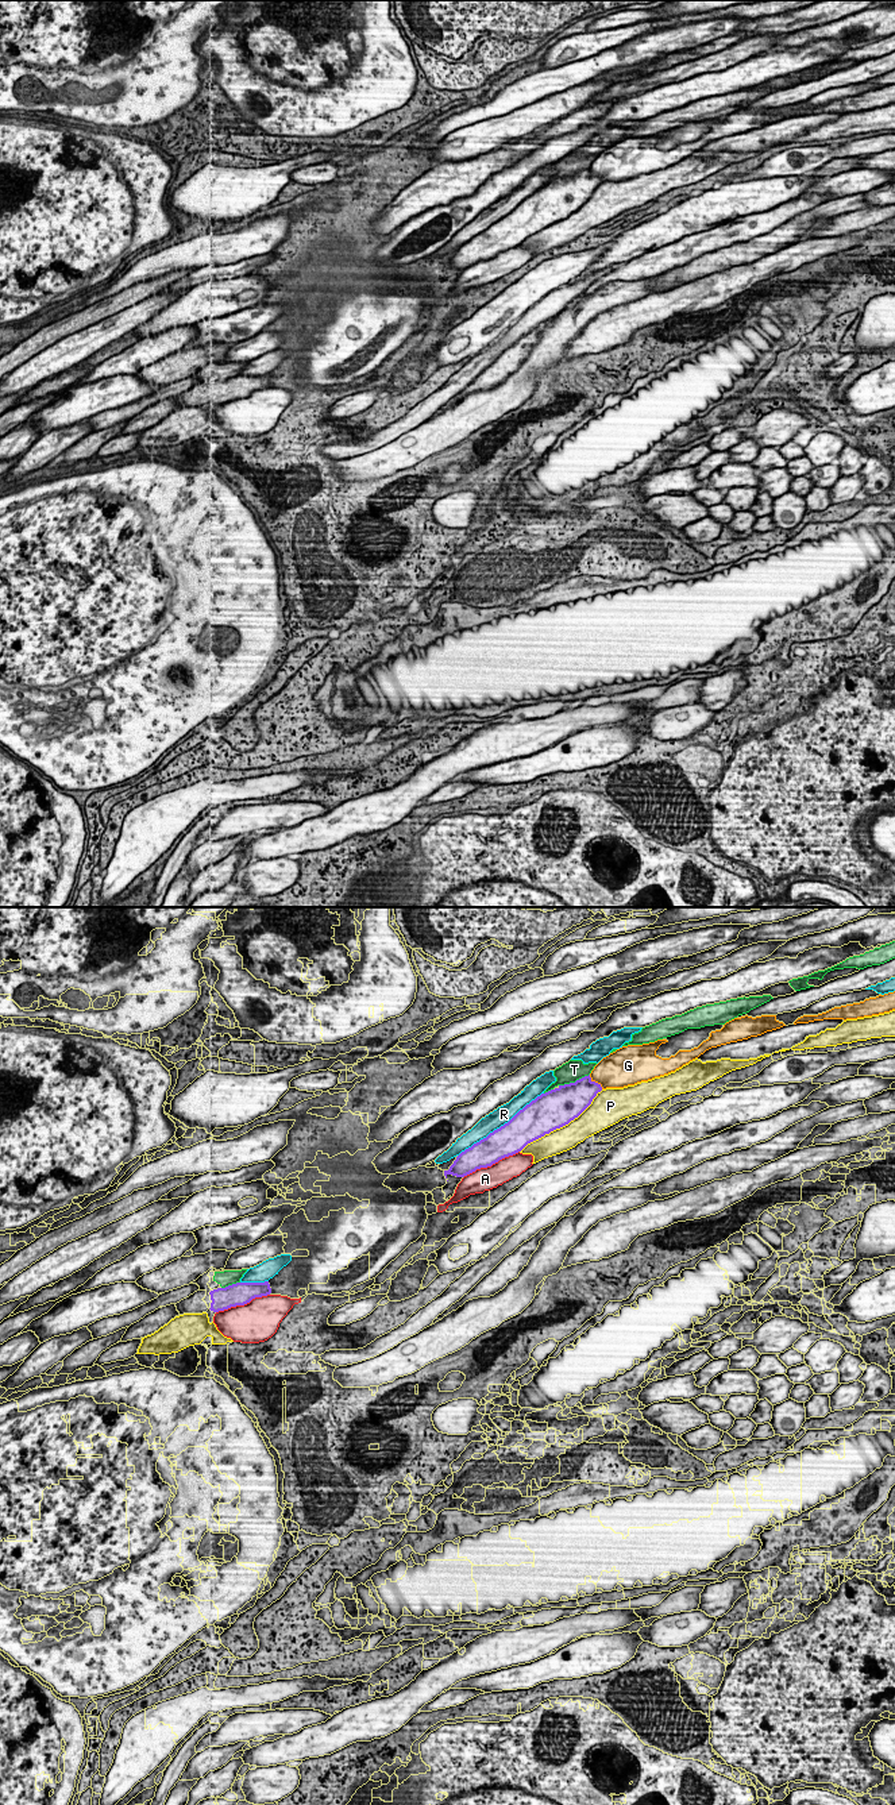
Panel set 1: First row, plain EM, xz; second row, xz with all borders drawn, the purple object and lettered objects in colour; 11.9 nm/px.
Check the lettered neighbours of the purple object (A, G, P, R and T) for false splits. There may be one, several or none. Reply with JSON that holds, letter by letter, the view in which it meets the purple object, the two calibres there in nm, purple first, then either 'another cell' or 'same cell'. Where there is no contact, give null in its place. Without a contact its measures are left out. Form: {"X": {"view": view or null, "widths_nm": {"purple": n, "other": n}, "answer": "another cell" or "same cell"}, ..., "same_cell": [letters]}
{"A": {"view": "xz", "widths_nm": {"purple": 320, "other": 280}, "answer": "another cell"}, "G": {"view": "xz", "widths_nm": {"purple": 340, "other": 380}, "answer": "another cell"}, "P": {"view": "xz", "widths_nm": {"purple": 460, "other": 280}, "answer": "another cell"}, "R": {"view": "xz", "widths_nm": {"purple": 380, "other": 200}, "answer": "another cell"}, "T": {"view": "xz", "widths_nm": {"purple": 400, "other": 240}, "answer": "another cell"}, "same_cell": []}

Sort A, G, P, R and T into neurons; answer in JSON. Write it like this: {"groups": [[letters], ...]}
{"groups": [["A"], ["G"], ["P"], ["R"], ["T"]]}

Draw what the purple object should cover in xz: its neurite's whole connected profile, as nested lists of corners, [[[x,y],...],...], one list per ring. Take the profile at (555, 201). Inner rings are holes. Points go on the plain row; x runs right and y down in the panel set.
[[[589,167],[541,186],[508,216],[462,244],[444,263],[445,271],[448,267],[464,270],[521,244],[528,236],[578,211],[601,184],[601,177]]]

